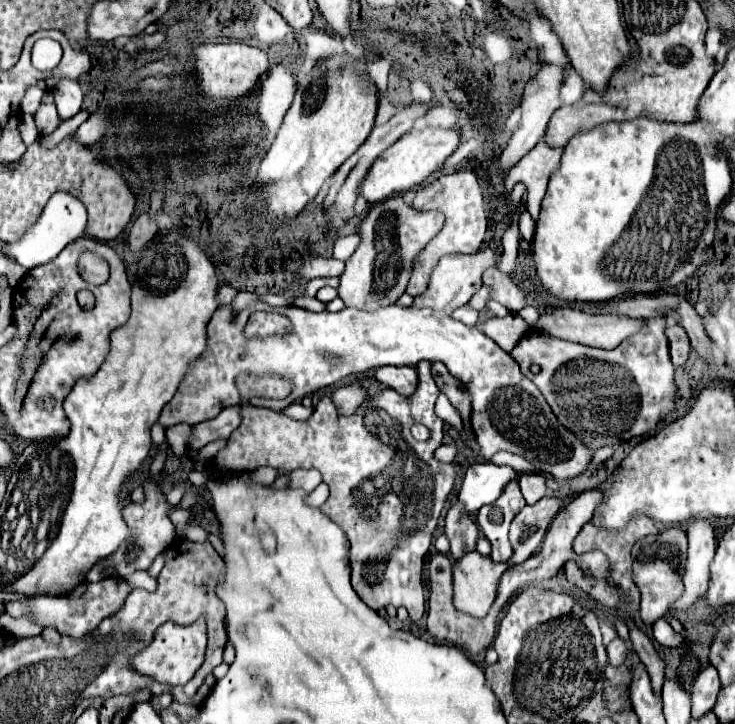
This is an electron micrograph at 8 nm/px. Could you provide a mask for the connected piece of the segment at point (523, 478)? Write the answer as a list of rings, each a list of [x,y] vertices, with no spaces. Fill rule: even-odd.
[[[520,473],[518,483],[520,483],[520,489],[522,489],[526,503],[530,503],[530,505],[540,501],[548,493],[544,473]]]

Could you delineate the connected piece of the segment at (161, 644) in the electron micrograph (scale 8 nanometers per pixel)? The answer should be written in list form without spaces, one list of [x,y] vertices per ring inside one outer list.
[[[198,619],[192,625],[176,625],[172,621],[160,625],[160,629],[154,635],[152,645],[148,645],[146,649],[142,649],[140,653],[136,653],[132,657],[132,667],[141,675],[152,675],[160,683],[169,684],[171,686],[186,685],[196,669],[202,665],[204,661],[204,651],[206,651],[206,623],[204,619]]]

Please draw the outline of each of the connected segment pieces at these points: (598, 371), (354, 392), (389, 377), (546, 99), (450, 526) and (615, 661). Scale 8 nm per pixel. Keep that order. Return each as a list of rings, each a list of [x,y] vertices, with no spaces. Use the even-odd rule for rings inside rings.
[[[662,315],[646,319],[640,333],[634,333],[612,351],[528,331],[510,355],[518,361],[522,373],[542,391],[560,423],[590,449],[644,435],[656,429],[662,417],[674,409],[674,365],[668,357],[666,319]],[[534,365],[538,371],[532,371]]]
[[[354,381],[350,385],[338,387],[332,393],[332,399],[334,399],[334,405],[338,407],[338,413],[342,413],[342,415],[354,413],[356,407],[366,399],[364,397],[364,387],[360,385],[360,381]]]
[[[380,367],[374,371],[374,377],[402,395],[412,395],[418,383],[414,367]]]
[[[544,63],[542,69],[530,79],[530,83],[528,83],[528,87],[524,91],[522,103],[520,103],[520,107],[522,107],[520,127],[514,131],[512,139],[508,141],[506,149],[500,155],[500,167],[502,169],[510,169],[512,165],[516,165],[540,141],[540,137],[544,135],[552,113],[560,107],[560,95],[558,93],[560,93],[560,87],[562,87],[562,79],[564,79],[564,67],[548,65],[548,63]]]
[[[456,501],[446,515],[446,527],[444,527],[448,539],[450,539],[450,553],[454,559],[460,559],[462,553],[474,551],[478,527],[470,519],[470,515],[464,513],[464,507],[460,507],[460,501]]]
[[[616,637],[606,649],[608,649],[608,659],[612,665],[622,665],[628,657],[628,647],[622,637]]]

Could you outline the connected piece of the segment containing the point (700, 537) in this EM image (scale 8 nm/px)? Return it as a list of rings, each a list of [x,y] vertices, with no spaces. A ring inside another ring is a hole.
[[[702,517],[692,519],[686,527],[686,535],[688,535],[688,561],[686,561],[686,575],[682,577],[686,591],[670,607],[670,613],[688,609],[700,595],[706,593],[710,563],[716,551],[716,537],[708,519]]]

